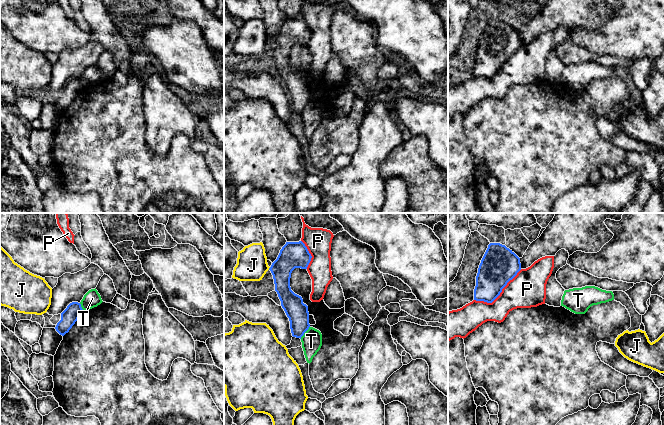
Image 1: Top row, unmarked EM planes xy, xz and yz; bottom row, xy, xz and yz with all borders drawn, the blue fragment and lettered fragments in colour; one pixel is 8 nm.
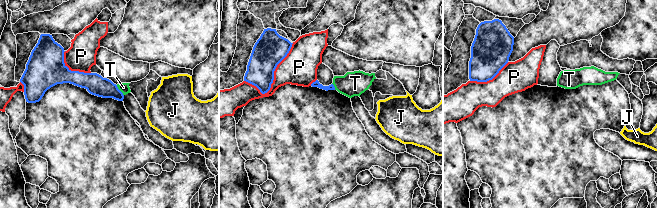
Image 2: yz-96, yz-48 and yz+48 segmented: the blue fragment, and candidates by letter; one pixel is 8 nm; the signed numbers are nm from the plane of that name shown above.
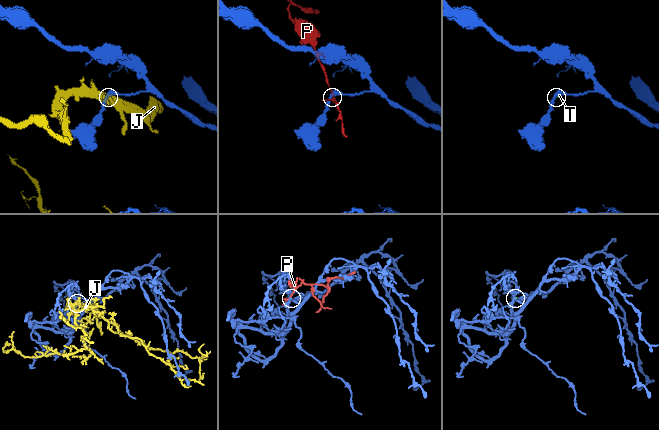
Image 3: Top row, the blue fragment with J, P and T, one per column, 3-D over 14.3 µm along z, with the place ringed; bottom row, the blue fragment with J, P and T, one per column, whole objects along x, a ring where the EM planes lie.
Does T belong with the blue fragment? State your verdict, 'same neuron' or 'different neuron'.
different neuron

